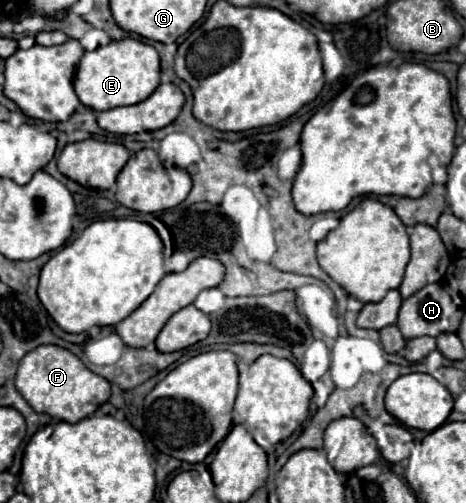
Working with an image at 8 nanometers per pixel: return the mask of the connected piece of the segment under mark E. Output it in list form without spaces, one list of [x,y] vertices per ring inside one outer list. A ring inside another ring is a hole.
[[[133,38],[113,40],[107,46],[99,46],[97,50],[83,54],[75,76],[75,92],[87,108],[103,112],[117,106],[131,106],[143,102],[159,86],[159,76],[159,54],[153,46]]]

